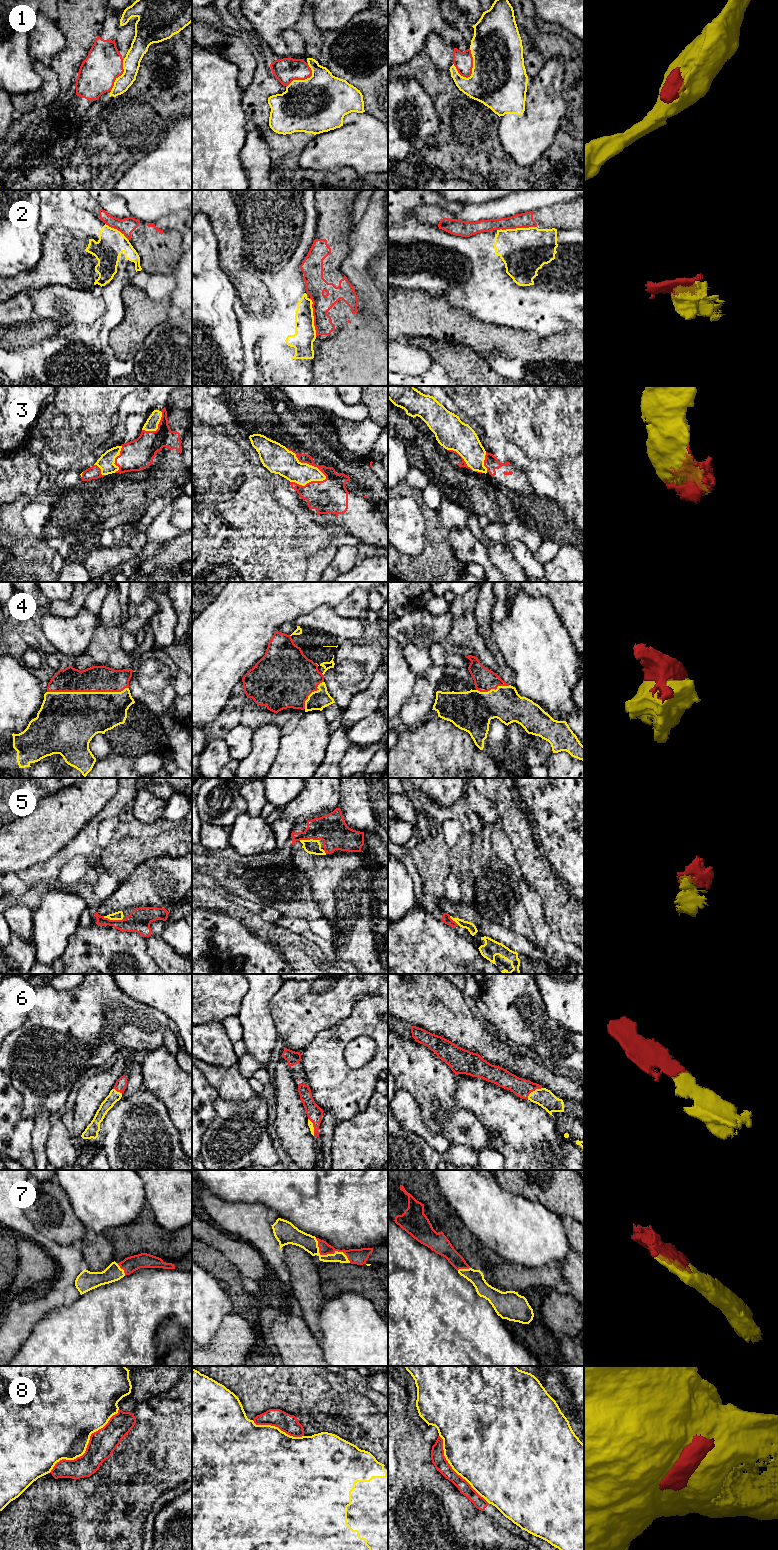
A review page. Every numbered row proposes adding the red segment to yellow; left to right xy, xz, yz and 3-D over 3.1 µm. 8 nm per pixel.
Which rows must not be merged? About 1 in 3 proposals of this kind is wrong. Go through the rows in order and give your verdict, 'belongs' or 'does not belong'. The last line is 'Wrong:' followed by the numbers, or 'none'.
1: does not belong
2: does not belong
3: belongs
4: belongs
5: belongs
6: belongs
7: belongs
8: does not belong
Wrong: 1, 2, 8

